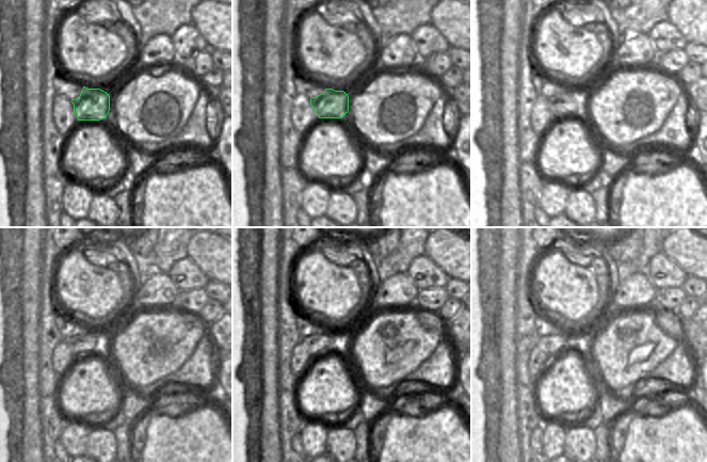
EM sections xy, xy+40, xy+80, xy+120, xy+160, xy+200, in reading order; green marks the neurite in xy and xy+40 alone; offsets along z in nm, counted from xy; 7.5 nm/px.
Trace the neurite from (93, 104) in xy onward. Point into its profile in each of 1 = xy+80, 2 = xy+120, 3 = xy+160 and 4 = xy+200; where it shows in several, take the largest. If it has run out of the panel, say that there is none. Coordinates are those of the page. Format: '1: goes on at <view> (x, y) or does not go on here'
1: goes on at xy+80 (564, 104)
2: goes on at xy+120 (84, 344)
3: goes on at xy+160 (319, 344)
4: goes on at xy+200 (553, 344)

